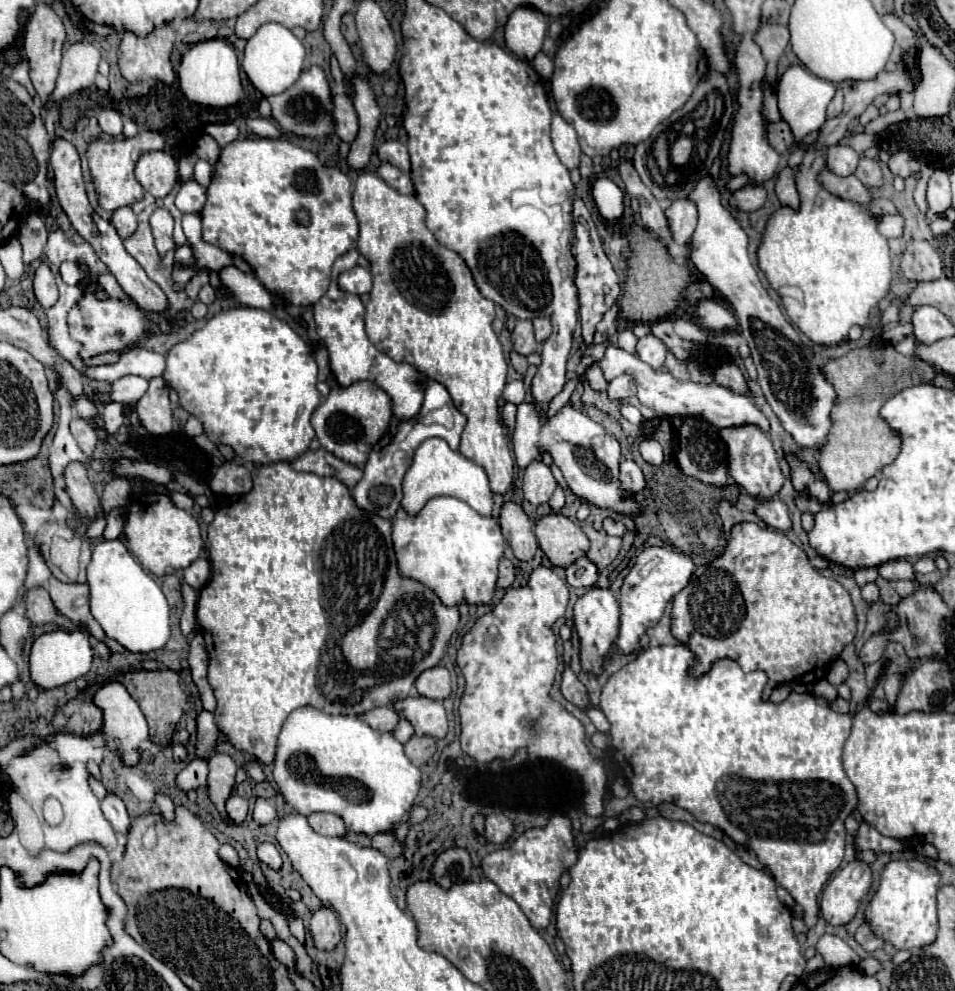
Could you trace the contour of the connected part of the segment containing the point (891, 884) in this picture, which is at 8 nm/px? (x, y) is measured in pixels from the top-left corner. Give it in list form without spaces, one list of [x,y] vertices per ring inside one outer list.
[[[891,861],[883,869],[877,895],[865,909],[865,921],[877,935],[897,949],[917,949],[929,945],[935,941],[939,930],[937,903],[933,903],[937,883],[937,871],[925,865],[925,861]]]

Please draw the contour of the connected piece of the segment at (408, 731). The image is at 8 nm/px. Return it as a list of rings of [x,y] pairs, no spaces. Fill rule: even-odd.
[[[399,719],[399,723],[397,723],[397,727],[393,729],[393,737],[401,743],[401,745],[405,745],[411,737],[413,737],[413,729],[411,729],[411,723],[409,721],[403,721],[403,719]]]

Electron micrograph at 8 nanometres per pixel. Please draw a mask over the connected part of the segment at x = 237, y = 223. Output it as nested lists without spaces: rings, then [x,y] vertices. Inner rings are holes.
[[[284,138],[235,139],[225,145],[215,165],[211,185],[207,187],[201,219],[203,239],[207,243],[245,259],[267,291],[283,295],[289,303],[301,307],[309,307],[323,297],[329,287],[333,263],[353,249],[359,237],[359,221],[351,205],[351,179],[347,173],[335,165],[325,165],[313,151]],[[299,209],[309,211],[305,225],[295,219]]]

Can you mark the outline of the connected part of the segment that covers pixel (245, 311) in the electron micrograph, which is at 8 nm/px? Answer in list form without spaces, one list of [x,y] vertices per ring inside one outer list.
[[[233,307],[213,315],[203,329],[195,331],[187,341],[173,345],[167,355],[163,379],[177,391],[181,407],[191,407],[191,415],[201,419],[207,437],[233,447],[235,455],[243,461],[291,463],[307,451],[315,437],[309,417],[323,403],[323,395],[317,391],[313,349],[285,321],[265,309]]]

